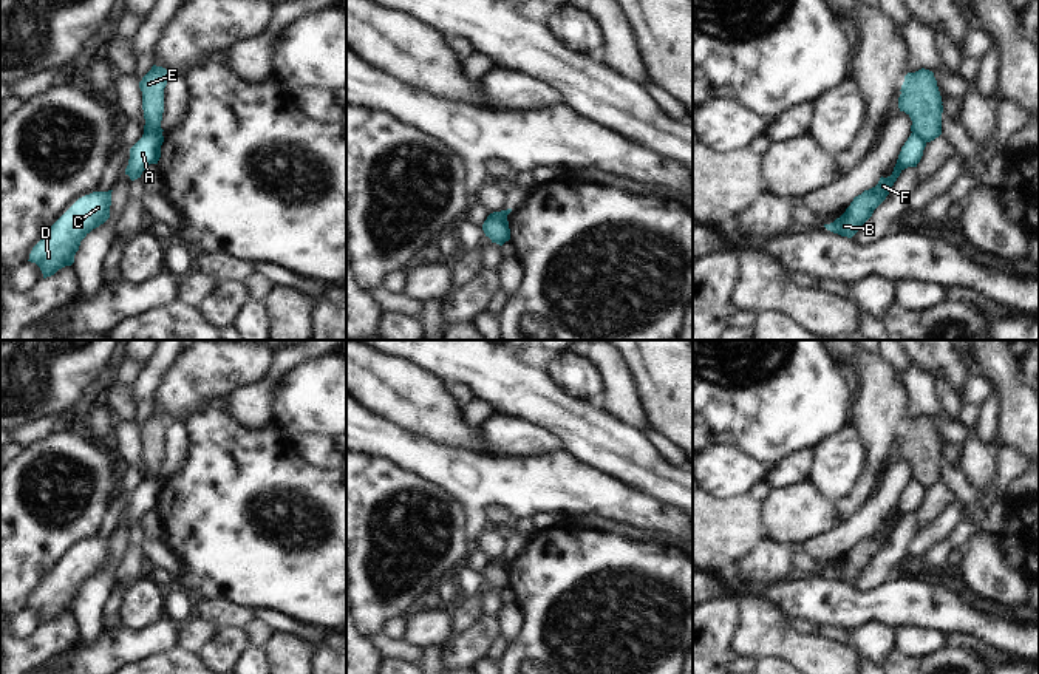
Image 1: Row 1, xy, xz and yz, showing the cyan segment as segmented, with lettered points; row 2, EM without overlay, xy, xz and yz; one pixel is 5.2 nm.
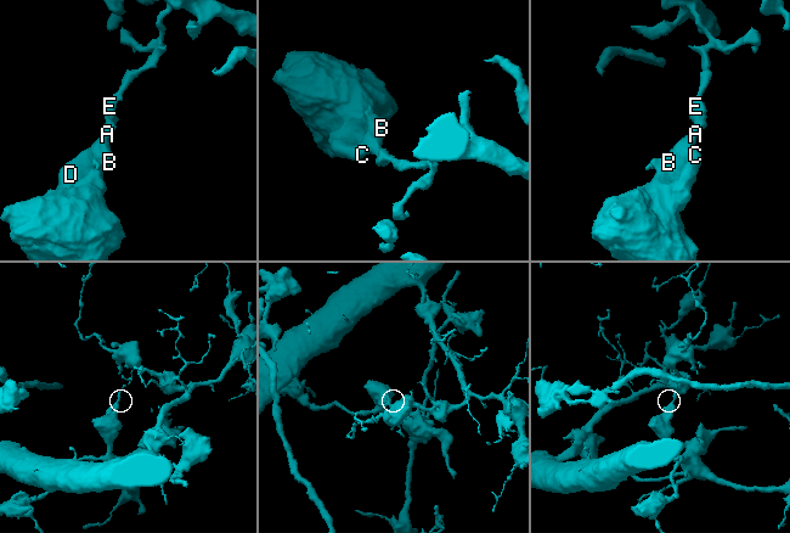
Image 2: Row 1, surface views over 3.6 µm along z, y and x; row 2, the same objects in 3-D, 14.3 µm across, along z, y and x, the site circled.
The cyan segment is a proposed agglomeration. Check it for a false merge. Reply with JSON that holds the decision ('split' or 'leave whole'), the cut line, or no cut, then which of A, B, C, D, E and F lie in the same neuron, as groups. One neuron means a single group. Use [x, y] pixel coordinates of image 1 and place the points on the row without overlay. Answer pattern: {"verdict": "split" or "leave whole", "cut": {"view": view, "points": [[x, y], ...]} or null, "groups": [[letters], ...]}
{"verdict": "split", "cut": {"view": "xy", "points": [[144, 478], [161, 479]]}, "groups": [["A", "B", "C", "D", "F"], ["E"]]}

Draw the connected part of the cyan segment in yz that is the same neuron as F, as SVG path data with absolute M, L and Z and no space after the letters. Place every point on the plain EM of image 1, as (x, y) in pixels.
M911 479L898 501L894 518L887 524L880 524L878 530L855 543L846 558L824 574L841 583L852 584L861 572L872 563L874 557L886 546L900 519L908 513L917 513L923 502L926 488Z

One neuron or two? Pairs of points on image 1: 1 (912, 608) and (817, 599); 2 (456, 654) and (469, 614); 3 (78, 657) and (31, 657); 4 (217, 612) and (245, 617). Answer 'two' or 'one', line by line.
1: one
2: two
3: two
4: one

